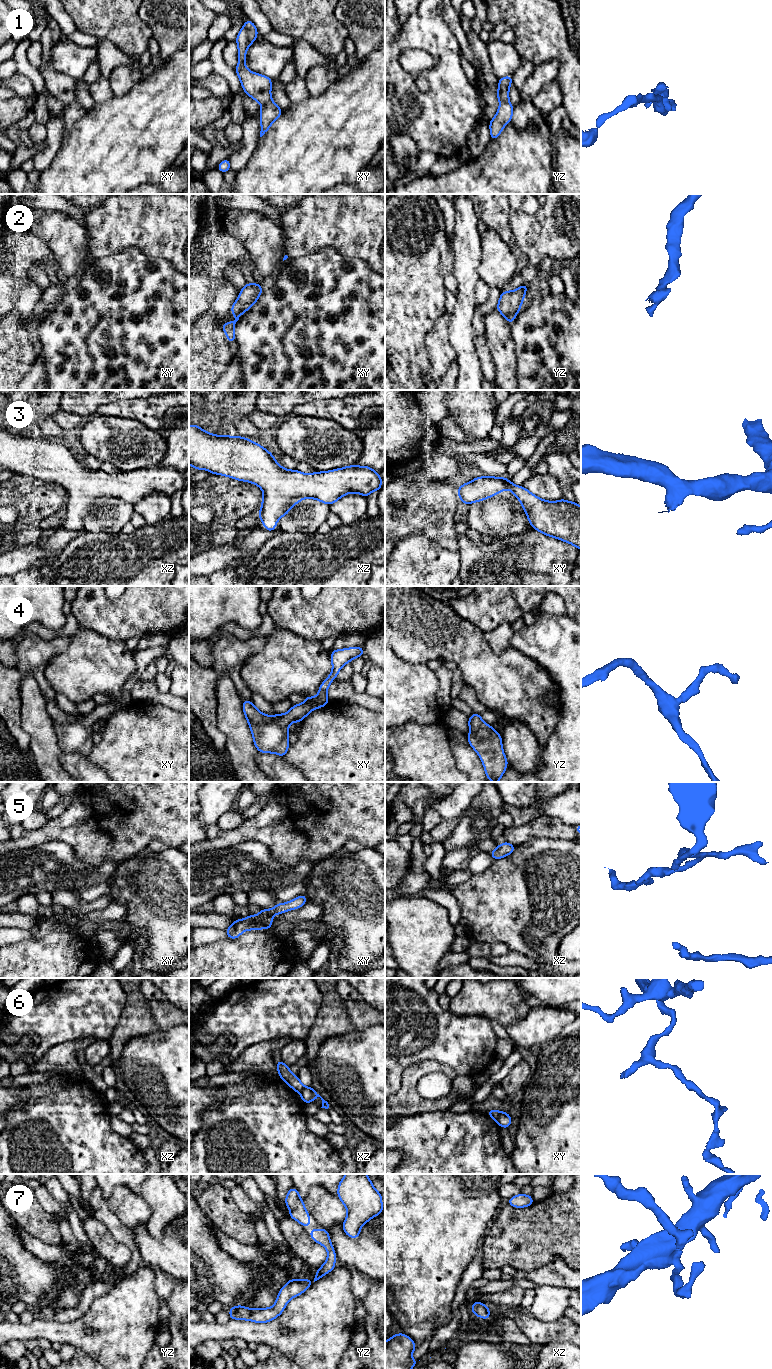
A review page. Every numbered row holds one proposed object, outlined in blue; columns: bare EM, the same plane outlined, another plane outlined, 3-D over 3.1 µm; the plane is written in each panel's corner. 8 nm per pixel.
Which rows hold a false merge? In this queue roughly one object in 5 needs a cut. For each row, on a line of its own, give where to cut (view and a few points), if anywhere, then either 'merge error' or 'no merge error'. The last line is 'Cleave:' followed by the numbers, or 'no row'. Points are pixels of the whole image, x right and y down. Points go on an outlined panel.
1: cut in xy along (271, 100), (263, 105); merge error
2: no cut; no merge error
3: no cut; no merge error
4: no cut; no merge error
5: no cut; no merge error
6: cut in xy along (500, 1112), (497, 1121); merge error
7: no cut; no merge error
Cleave: 1, 6

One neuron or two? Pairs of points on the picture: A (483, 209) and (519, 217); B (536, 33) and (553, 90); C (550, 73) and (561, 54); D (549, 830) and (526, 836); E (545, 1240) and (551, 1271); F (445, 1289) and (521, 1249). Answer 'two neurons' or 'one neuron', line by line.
A: two neurons
B: two neurons
C: two neurons
D: one neuron
E: two neurons
F: two neurons

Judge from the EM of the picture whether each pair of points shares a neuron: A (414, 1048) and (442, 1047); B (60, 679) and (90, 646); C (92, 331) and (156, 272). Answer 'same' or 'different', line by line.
A: same
B: same
C: same

